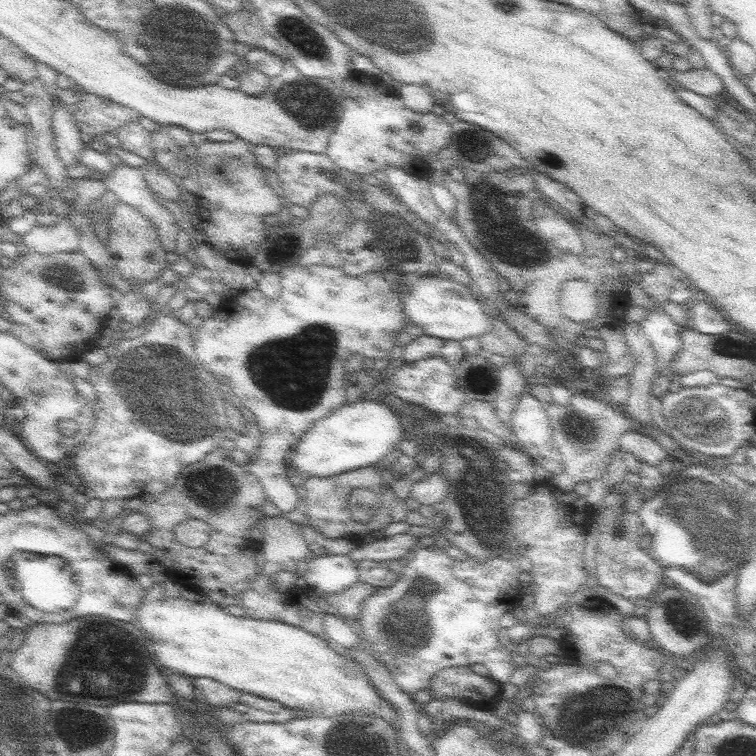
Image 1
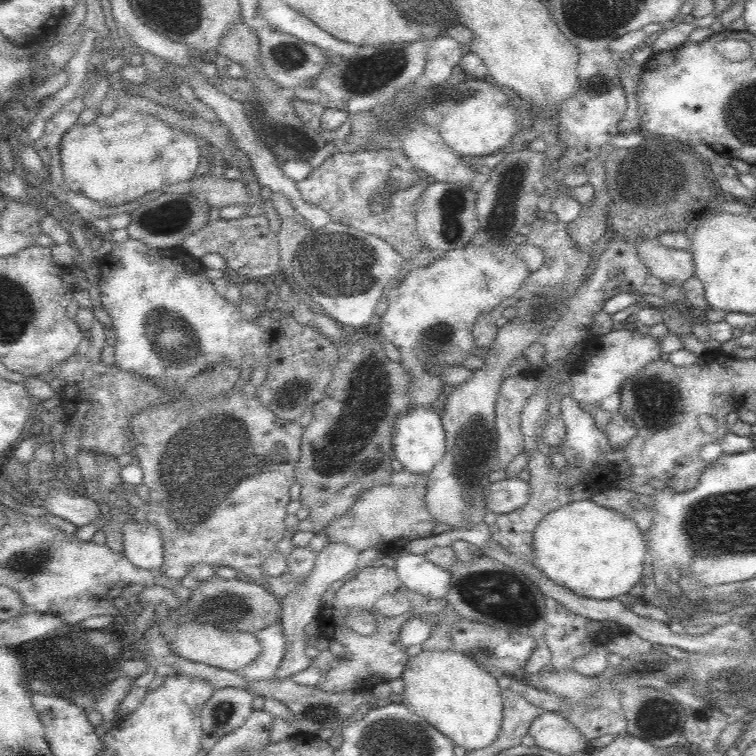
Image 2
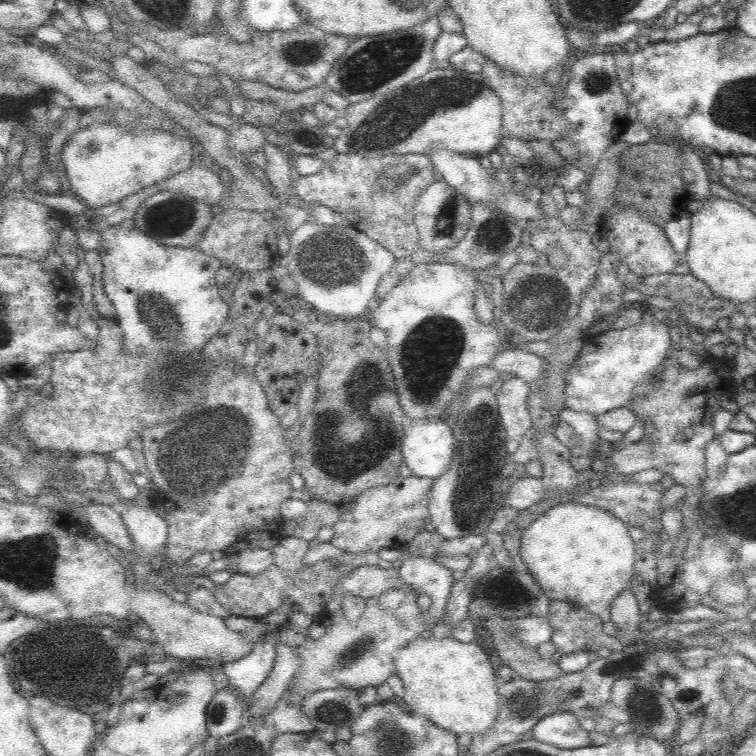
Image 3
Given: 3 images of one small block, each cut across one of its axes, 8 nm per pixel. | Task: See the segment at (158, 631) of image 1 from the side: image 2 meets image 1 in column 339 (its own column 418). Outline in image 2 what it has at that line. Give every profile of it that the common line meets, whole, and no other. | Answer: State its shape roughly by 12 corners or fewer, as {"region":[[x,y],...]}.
{"region":[[454,648],[408,658],[404,706],[470,752],[504,718],[498,678]]}

